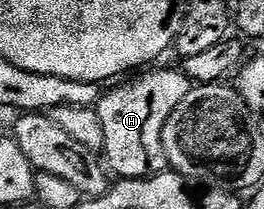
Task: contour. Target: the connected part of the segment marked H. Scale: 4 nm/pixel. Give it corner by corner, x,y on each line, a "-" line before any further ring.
155,68
144,69
142,73
135,76
140,78
132,77
127,80
132,82
127,82
124,86
112,85
110,87
112,90
108,94
106,91
97,103
101,128
105,128
105,144
102,153
107,154
105,162
110,173
119,180
149,178
168,169
163,147
165,120
169,120
173,108
177,108
177,104
181,104
181,100
189,96
193,85
182,69
151,69

